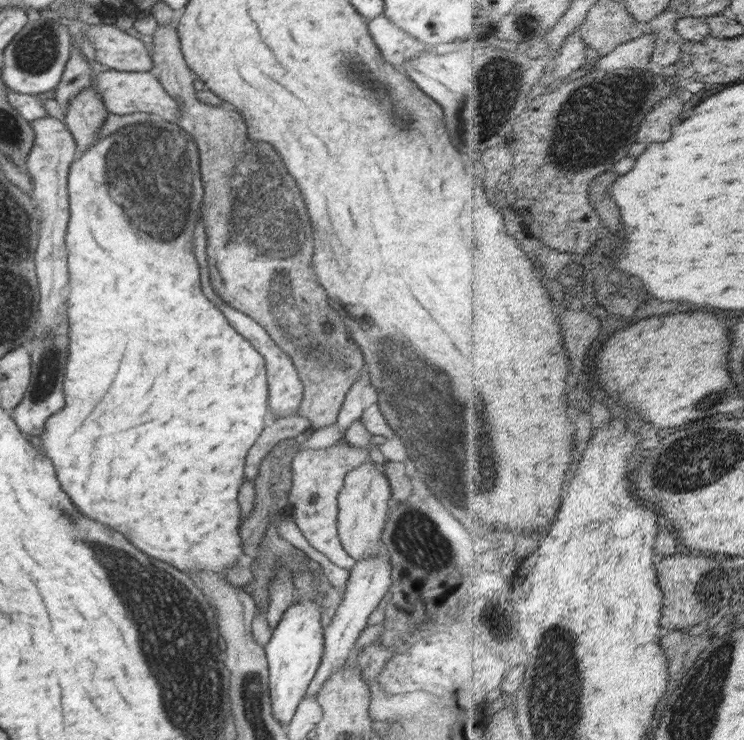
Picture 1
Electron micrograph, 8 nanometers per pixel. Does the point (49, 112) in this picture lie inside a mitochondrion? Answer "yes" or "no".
no

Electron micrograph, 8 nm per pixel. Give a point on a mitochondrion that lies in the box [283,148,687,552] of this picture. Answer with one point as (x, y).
(414, 396)

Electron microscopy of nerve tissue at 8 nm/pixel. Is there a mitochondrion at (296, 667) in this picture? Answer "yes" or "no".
no

